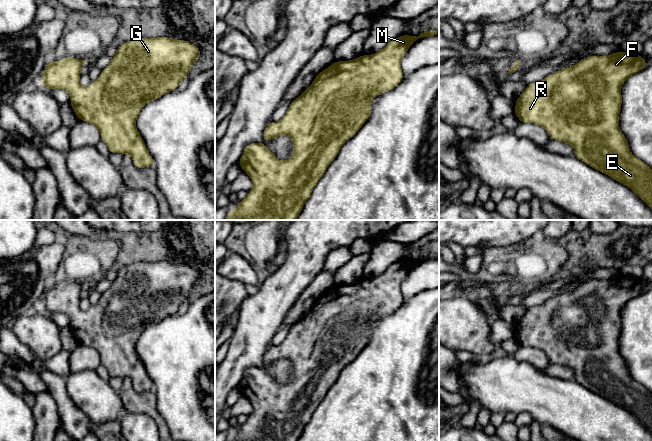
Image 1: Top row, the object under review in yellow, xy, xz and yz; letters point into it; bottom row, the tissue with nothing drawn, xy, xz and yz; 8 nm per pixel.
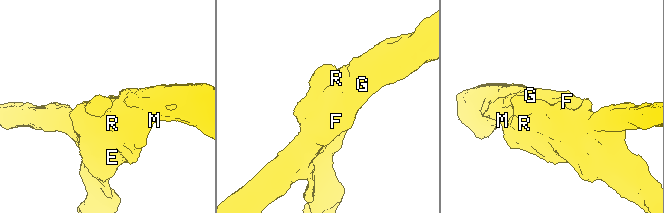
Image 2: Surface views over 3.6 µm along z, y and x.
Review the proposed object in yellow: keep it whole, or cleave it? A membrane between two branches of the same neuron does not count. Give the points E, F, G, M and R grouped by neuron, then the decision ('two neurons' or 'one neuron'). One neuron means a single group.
E F G M R; one neuron

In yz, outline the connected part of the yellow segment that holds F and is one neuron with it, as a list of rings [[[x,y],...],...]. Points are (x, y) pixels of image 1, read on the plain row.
[[[623,275],[586,281],[571,291],[562,292],[546,300],[540,306],[530,307],[515,325],[514,338],[521,347],[540,349],[551,363],[572,369],[577,383],[626,409],[652,434],[652,393],[631,377],[627,363],[619,352],[621,310],[628,301],[641,295],[647,288],[641,279]]]

